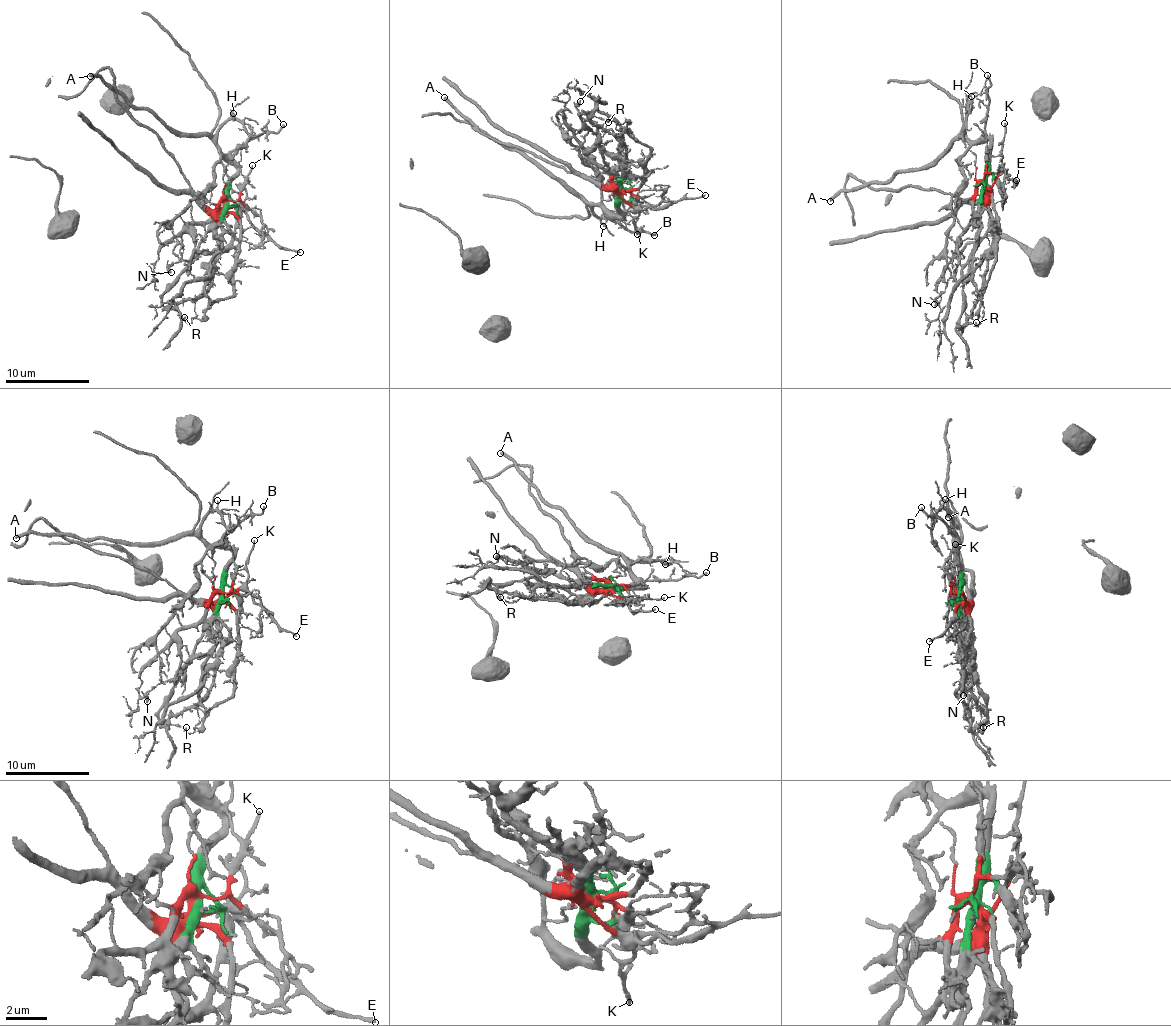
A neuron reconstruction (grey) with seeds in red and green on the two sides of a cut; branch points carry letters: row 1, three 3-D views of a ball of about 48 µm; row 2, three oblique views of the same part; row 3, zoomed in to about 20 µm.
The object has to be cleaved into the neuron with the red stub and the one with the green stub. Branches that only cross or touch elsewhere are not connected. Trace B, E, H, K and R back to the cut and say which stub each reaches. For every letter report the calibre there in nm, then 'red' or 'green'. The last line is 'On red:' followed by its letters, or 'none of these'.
B: 160 nm thick; green
E: 140 nm thick; red
H: 100 nm thick; green
K: 140 nm thick; red
R: 140 nm thick; red
On red: E, K, R

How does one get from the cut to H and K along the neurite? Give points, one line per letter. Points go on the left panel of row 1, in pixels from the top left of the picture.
H: (226, 202), (226, 184), (237, 170), (230, 165), (219, 147), (217, 132), (234, 119), (233, 114)
K: (226, 202), (225, 208), (232, 207), (245, 198), (243, 182), (251, 164)

